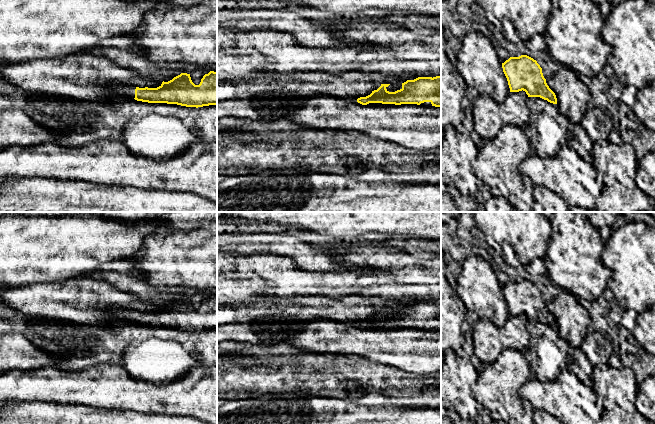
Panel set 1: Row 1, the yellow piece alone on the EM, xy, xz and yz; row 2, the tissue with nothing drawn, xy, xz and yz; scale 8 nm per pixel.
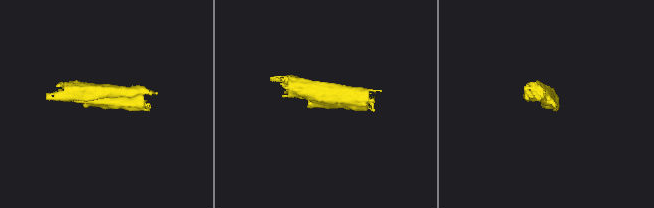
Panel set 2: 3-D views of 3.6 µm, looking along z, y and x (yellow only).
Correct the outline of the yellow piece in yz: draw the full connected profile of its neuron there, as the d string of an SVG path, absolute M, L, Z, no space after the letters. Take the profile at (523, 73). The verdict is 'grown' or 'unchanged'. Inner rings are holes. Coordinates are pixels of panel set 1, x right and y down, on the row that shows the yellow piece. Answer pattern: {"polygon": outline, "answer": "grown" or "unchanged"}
{"polygon": "M527 56L510 57L502 63L510 92L525 91L528 97L540 97L557 104L555 93L549 88L542 68L536 60Z", "answer": "unchanged"}

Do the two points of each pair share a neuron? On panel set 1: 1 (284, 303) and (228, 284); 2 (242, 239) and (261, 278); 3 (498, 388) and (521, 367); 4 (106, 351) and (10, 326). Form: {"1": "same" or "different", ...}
{"1": "different", "2": "different", "3": "same", "4": "same"}

